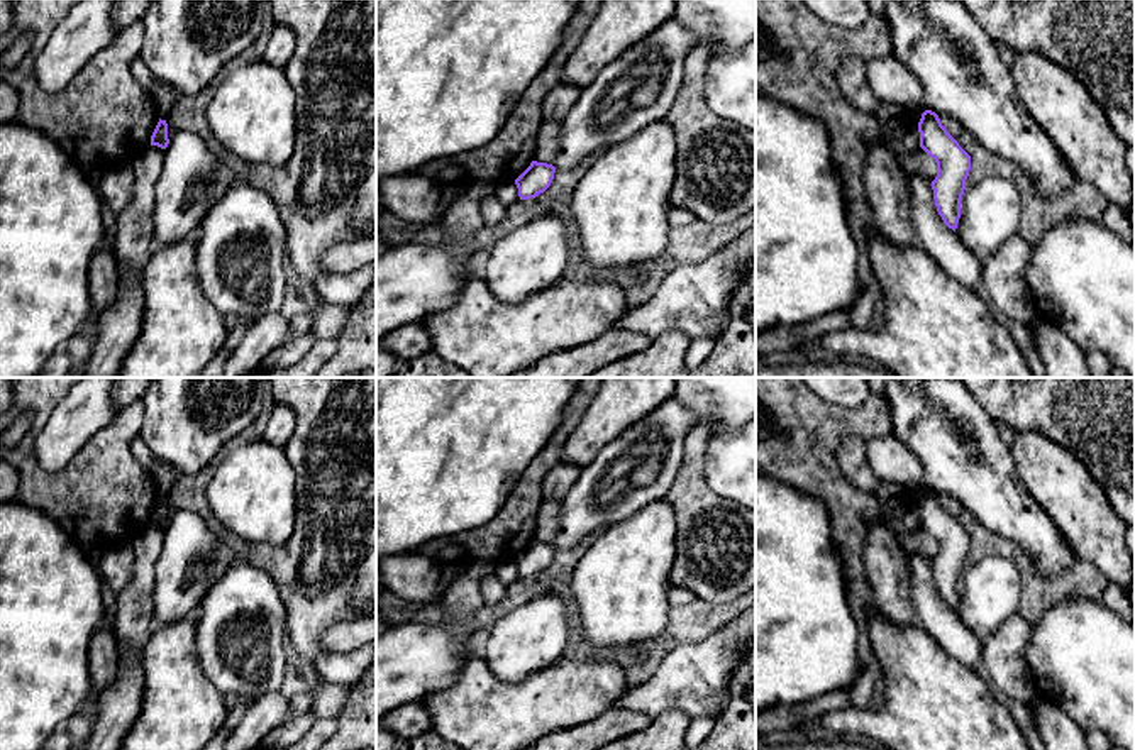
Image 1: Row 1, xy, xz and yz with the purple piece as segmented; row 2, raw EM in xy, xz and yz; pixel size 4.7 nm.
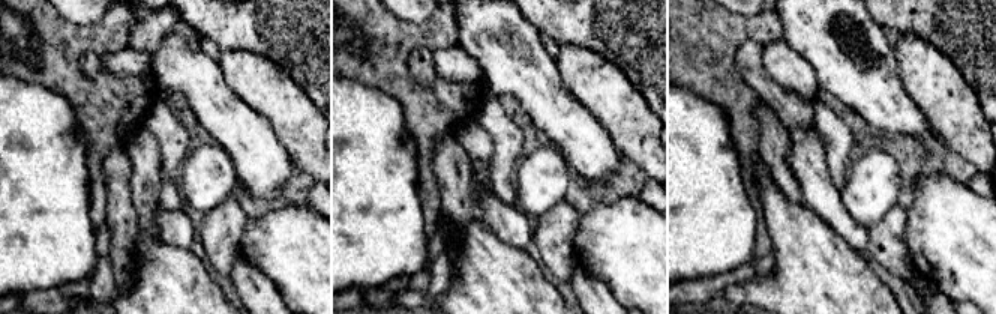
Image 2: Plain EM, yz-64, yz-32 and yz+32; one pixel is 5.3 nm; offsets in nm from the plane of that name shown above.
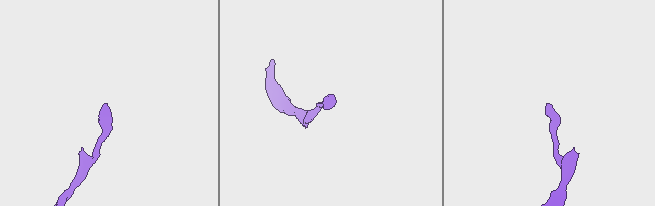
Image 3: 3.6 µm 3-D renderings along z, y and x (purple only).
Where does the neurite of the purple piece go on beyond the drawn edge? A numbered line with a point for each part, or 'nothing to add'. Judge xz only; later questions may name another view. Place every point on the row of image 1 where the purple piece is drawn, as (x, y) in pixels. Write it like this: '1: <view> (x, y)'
nothing to add

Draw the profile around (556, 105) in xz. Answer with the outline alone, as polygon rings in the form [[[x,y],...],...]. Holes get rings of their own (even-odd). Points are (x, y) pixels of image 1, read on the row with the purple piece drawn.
[[[559,83],[542,103],[544,122],[562,122],[573,105],[578,102],[583,88],[576,85]]]

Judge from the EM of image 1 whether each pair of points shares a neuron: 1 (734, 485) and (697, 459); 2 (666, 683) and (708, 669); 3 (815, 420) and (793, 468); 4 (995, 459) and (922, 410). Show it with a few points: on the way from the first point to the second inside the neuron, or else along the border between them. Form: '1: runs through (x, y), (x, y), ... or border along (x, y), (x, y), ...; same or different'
1: border along (714, 427), (705, 452), (705, 481), (727, 500); different
2: runs through (676, 683), (698, 674); same
3: runs through (803, 432), (795, 441), (795, 456); same
4: runs through (976, 451), (964, 451), (941, 427); same

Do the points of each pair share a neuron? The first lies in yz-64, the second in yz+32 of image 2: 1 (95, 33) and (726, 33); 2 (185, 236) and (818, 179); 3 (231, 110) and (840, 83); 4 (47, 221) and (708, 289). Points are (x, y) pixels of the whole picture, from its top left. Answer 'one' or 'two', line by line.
1: one
2: one
3: one
4: two

